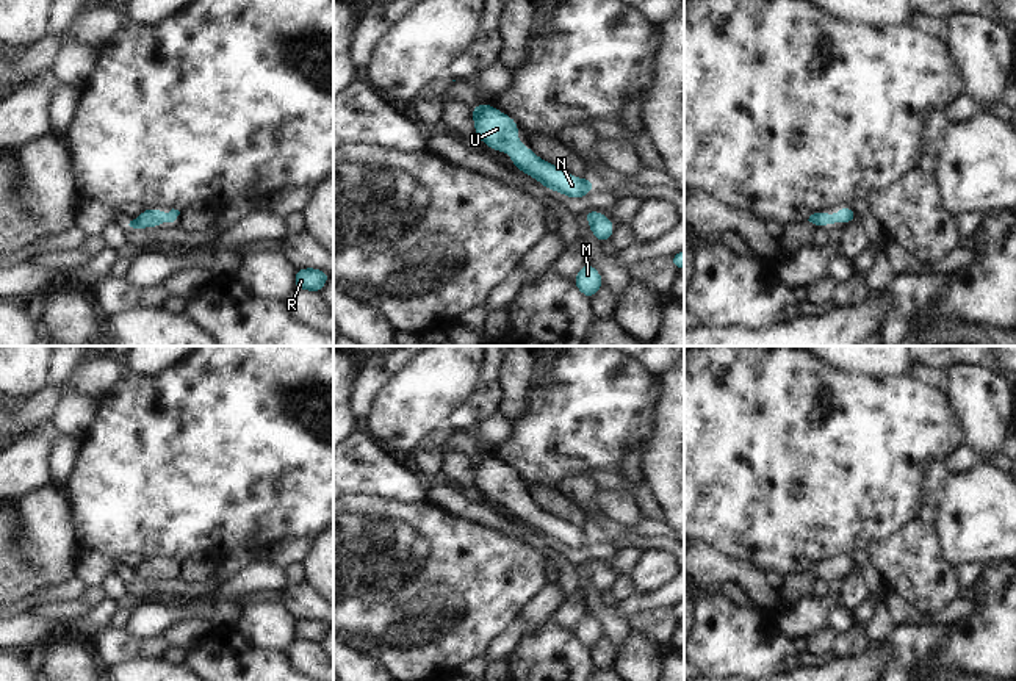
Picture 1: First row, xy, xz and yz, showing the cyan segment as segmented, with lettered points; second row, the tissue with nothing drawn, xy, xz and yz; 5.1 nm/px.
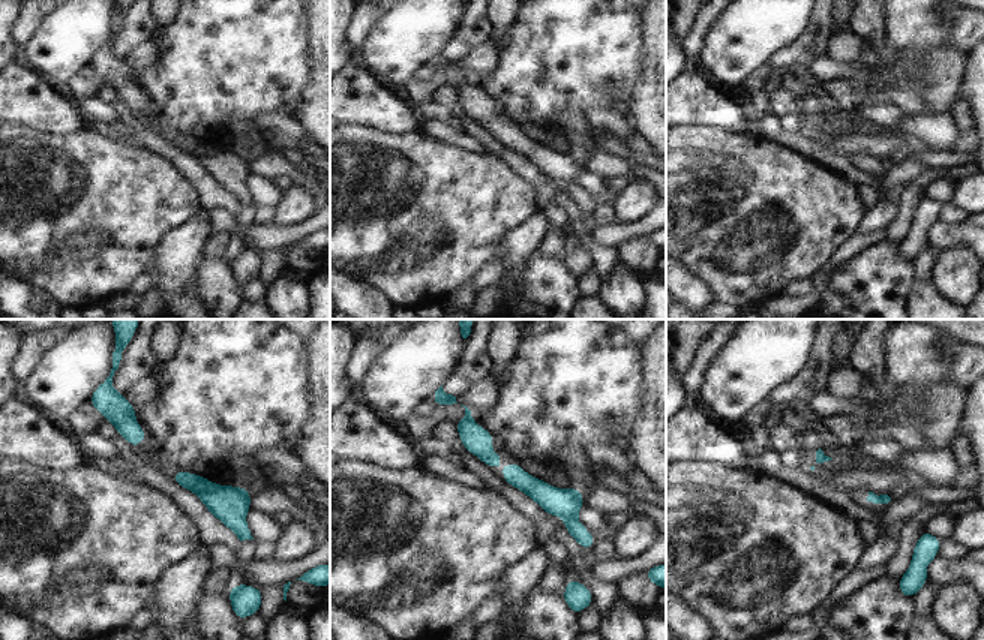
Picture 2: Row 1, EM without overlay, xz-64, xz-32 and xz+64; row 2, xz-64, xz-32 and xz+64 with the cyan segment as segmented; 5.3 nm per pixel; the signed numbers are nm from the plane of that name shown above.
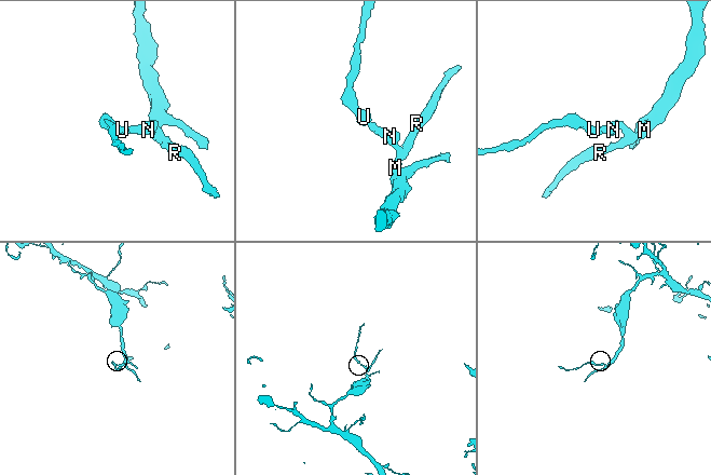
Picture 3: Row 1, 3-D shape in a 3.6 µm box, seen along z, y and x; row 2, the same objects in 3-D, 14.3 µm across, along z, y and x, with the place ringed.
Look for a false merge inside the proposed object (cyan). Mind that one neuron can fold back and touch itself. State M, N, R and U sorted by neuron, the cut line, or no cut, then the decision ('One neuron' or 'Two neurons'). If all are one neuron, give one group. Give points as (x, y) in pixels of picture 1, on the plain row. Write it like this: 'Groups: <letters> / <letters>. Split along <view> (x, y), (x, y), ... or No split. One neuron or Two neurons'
Groups: M N R U. No split. One neuron.

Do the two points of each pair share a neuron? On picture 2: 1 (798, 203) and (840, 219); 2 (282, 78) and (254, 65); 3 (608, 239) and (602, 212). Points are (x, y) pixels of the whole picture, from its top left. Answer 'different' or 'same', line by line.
1: same
2: same
3: different

